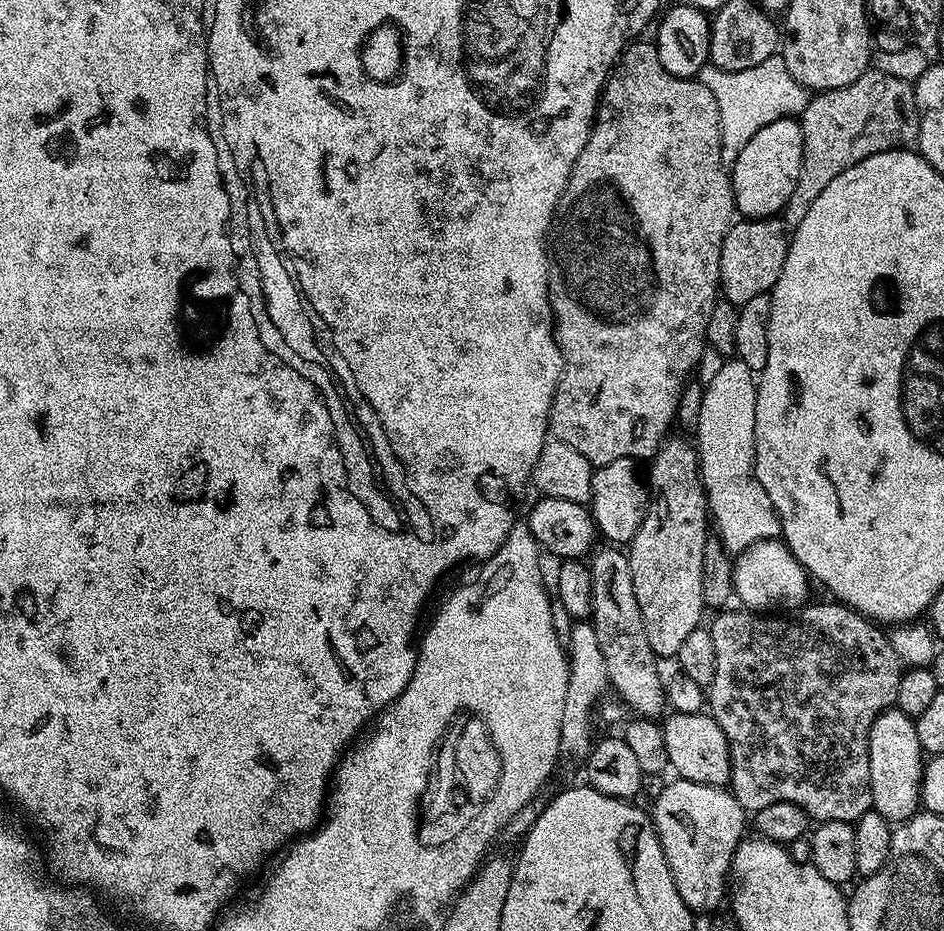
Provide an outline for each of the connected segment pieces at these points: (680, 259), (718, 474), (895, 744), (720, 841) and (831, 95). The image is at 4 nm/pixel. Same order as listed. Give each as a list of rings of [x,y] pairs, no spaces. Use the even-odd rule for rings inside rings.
[[[636,38],[621,52],[600,94],[599,119],[592,125],[586,146],[578,154],[578,162],[568,179],[566,190],[552,217],[552,226],[546,240],[550,245],[550,271],[548,274],[548,301],[552,304],[552,319],[556,345],[564,357],[564,372],[552,399],[548,415],[551,435],[557,440],[574,446],[582,458],[594,466],[606,465],[615,459],[632,458],[637,462],[655,457],[660,445],[669,435],[668,427],[676,420],[679,398],[686,381],[692,375],[692,367],[706,353],[706,322],[710,322],[710,310],[714,310],[720,283],[720,255],[722,242],[734,220],[736,203],[732,201],[732,182],[729,169],[722,162],[720,149],[720,115],[714,94],[699,78],[687,80],[670,74],[658,62],[655,43]]]
[[[735,358],[723,361],[724,365],[703,385],[702,408],[698,426],[694,431],[694,443],[700,466],[700,483],[708,498],[708,510],[714,532],[729,554],[742,554],[750,546],[764,540],[775,540],[781,535],[780,517],[772,508],[770,494],[762,490],[762,482],[756,477],[756,439],[754,438],[754,410],[756,409],[757,377],[746,362]]]
[[[887,708],[868,735],[868,757],[870,758],[870,790],[875,812],[882,814],[890,822],[903,822],[916,815],[921,807],[920,783],[924,777],[926,753],[918,742],[918,730],[913,717],[899,708]]]
[[[679,778],[673,781],[673,784],[666,785],[657,794],[656,809],[651,809],[650,812],[652,823],[656,825],[656,833],[660,839],[666,862],[670,866],[674,886],[684,905],[693,914],[712,912],[723,900],[725,903],[726,885],[729,883],[732,871],[732,859],[740,841],[746,836],[746,831],[744,832],[746,813],[744,807],[738,802],[738,798],[734,798],[727,787],[702,786],[698,782]]]
[[[879,70],[864,72],[862,78],[850,86],[815,93],[798,119],[804,139],[802,170],[798,174],[798,183],[794,185],[794,194],[790,194],[790,202],[786,202],[782,213],[785,225],[792,230],[800,225],[802,218],[806,218],[810,206],[814,206],[814,198],[818,198],[818,194],[822,194],[822,190],[842,174],[842,170],[850,170],[850,166],[862,162],[862,158],[870,158],[879,152],[907,149],[920,139],[920,111],[916,105],[915,87],[909,81]]]

